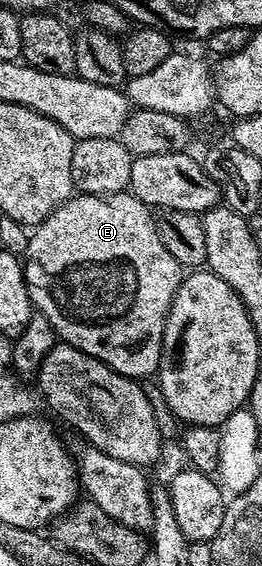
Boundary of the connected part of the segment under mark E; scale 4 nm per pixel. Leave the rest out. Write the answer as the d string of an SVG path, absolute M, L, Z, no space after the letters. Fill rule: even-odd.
M130 192L122 194L81 194L74 196L62 202L43 222L30 231L28 240L28 250L22 259L23 275L27 291L31 297L31 305L38 313L43 314L53 324L56 335L66 345L77 348L97 360L101 360L109 368L113 368L118 374L124 374L132 380L144 380L156 373L159 368L159 361L163 355L163 333L165 332L165 320L171 307L173 296L177 292L181 281L181 267L173 256L165 249L165 244L161 244L161 236L157 236L155 227L155 214L152 207L146 206L142 200L135 197Z

